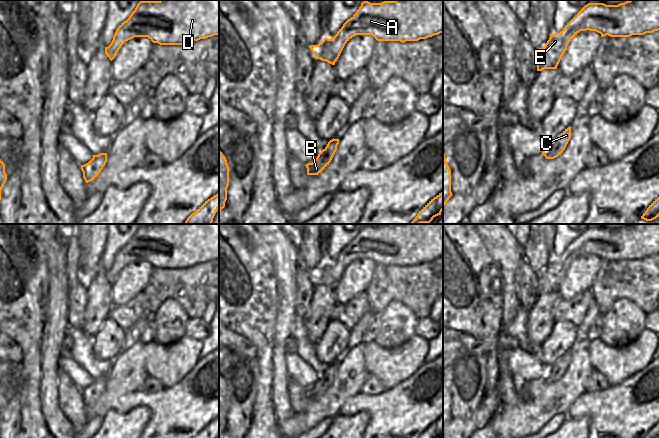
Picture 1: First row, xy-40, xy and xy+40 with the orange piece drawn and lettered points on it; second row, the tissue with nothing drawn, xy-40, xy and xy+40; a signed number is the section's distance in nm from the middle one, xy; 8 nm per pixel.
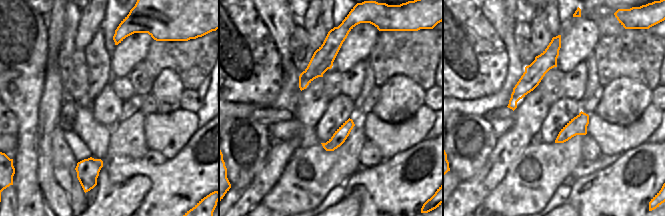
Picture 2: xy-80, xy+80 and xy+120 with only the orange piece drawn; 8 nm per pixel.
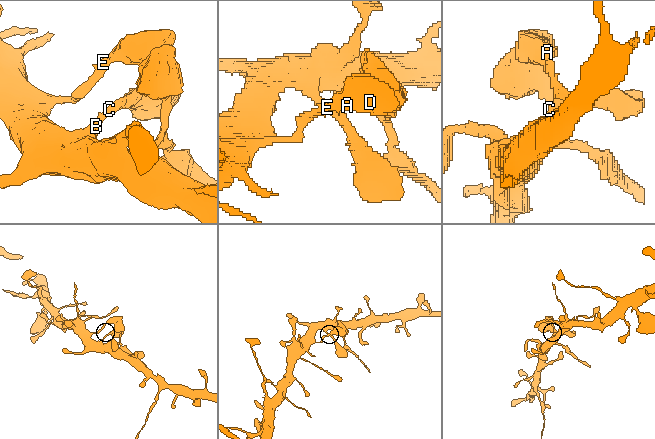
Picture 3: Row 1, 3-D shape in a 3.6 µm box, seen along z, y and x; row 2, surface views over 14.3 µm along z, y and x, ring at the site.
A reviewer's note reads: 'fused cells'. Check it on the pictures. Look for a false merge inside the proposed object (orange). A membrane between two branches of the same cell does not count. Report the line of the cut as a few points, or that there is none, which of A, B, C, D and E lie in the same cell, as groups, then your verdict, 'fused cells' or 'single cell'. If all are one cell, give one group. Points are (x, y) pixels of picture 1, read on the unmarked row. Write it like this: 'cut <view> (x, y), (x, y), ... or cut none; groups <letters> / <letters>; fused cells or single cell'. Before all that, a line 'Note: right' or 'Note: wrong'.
Note: wrong
cut none; groups A B C D E; single cell

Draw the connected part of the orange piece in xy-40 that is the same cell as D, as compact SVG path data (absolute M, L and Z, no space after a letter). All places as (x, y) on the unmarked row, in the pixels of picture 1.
M219 224L140 225L129 242L117 252L111 268L105 271L105 278L112 285L121 270L134 261L148 261L160 269L184 269L214 259L219 259Z

